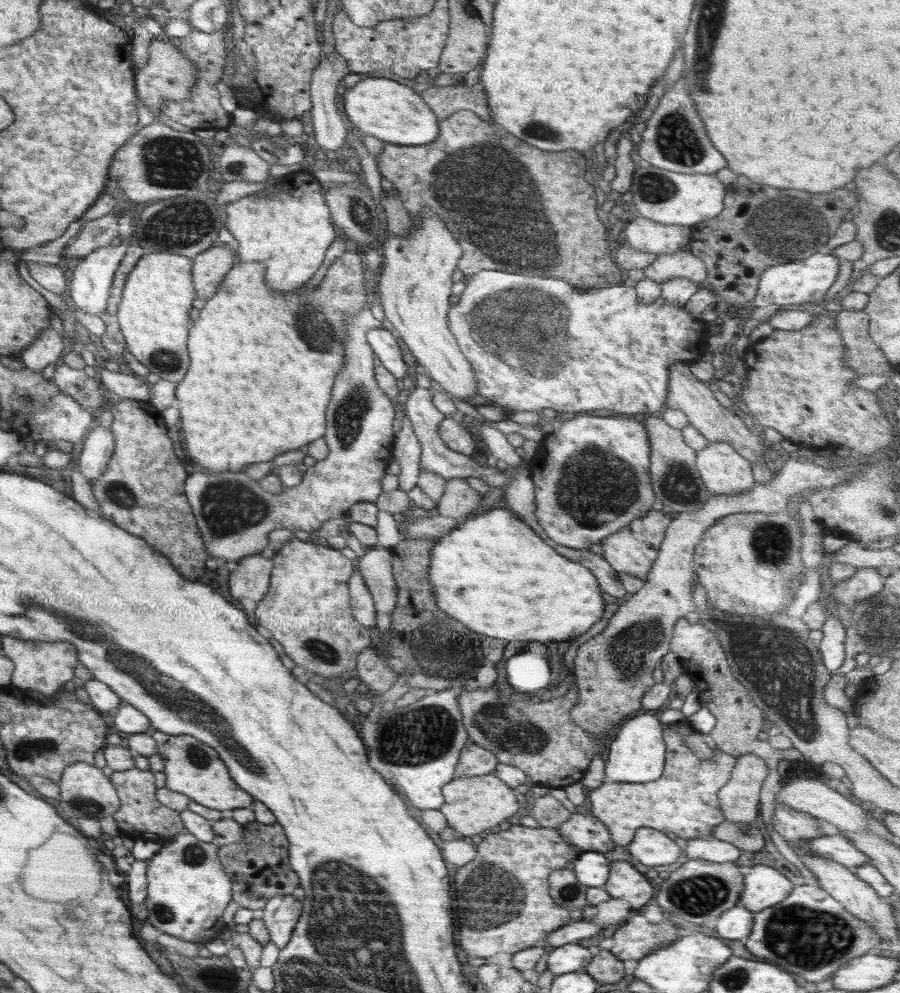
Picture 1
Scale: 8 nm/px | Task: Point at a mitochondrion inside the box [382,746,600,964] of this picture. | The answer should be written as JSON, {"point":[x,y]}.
{"point":[490,893]}

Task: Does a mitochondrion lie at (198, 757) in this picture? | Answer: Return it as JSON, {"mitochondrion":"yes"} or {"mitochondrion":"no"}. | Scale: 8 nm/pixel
{"mitochondrion":"yes"}

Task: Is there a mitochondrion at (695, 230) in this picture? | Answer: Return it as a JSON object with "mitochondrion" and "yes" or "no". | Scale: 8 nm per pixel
{"mitochondrion":"no"}

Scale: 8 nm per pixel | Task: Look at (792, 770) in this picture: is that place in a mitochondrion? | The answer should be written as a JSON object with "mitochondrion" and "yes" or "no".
{"mitochondrion":"no"}

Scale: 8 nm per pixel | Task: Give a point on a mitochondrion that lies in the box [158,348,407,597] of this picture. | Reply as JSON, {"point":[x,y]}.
{"point":[227,508]}

